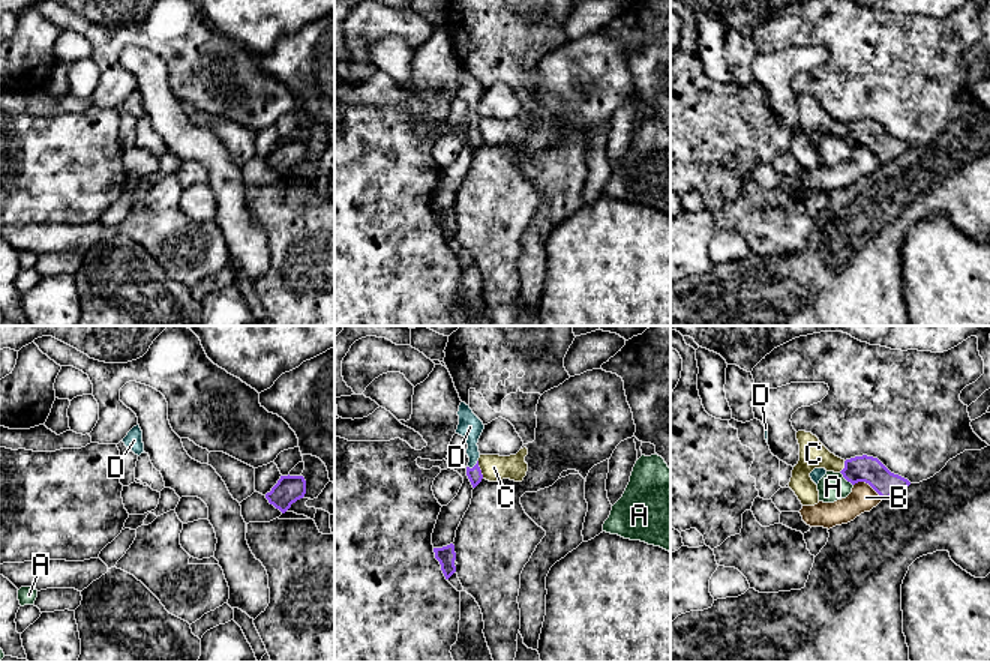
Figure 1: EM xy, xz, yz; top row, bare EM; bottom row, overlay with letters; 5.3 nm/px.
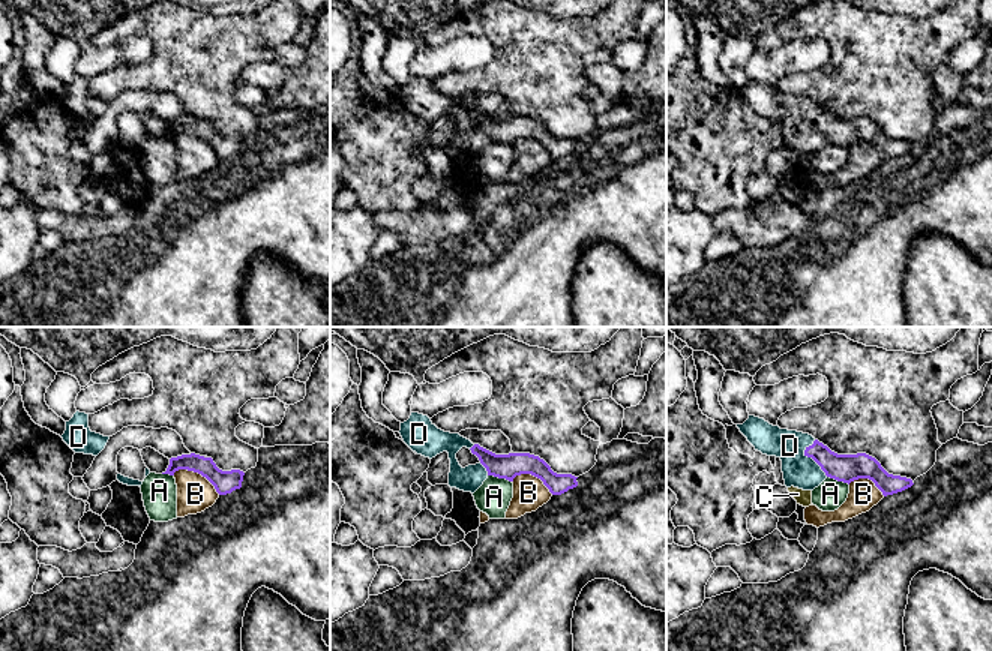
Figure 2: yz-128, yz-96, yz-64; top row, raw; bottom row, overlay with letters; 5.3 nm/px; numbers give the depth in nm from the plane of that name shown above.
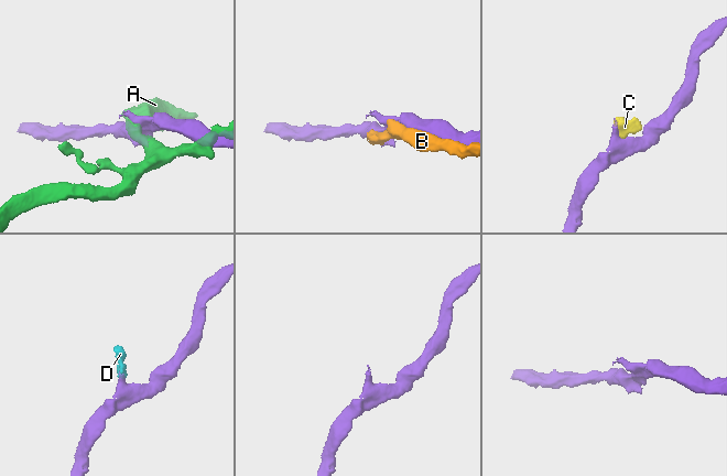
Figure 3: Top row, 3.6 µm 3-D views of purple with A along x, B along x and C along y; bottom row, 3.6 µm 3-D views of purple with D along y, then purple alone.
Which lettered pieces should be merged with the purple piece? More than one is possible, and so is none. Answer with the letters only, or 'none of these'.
D

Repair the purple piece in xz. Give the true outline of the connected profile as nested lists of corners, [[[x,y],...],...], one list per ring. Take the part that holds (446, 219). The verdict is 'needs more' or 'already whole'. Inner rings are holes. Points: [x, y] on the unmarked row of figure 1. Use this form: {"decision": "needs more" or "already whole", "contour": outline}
{"decision": "already whole", "contour": [[[450,207],[450,209],[442,210],[442,212],[434,212],[434,216],[435,216],[435,222],[441,228],[441,234],[442,234],[446,243],[448,243],[456,236],[456,230],[454,230],[454,224],[456,224],[454,209]]]}

